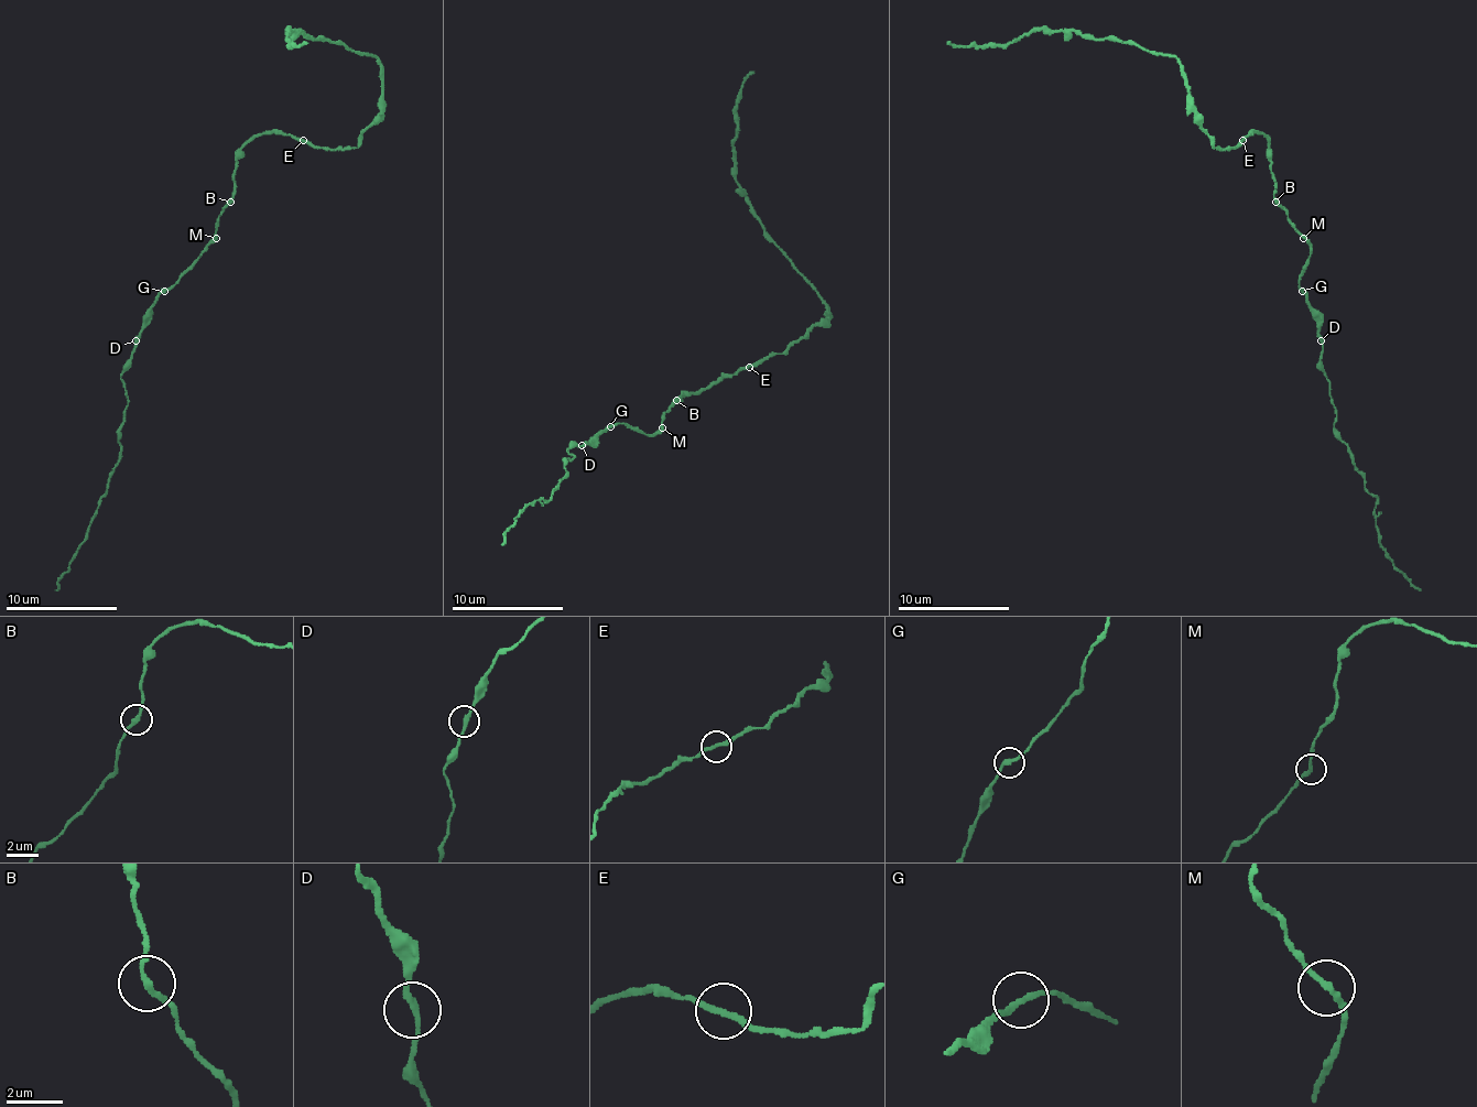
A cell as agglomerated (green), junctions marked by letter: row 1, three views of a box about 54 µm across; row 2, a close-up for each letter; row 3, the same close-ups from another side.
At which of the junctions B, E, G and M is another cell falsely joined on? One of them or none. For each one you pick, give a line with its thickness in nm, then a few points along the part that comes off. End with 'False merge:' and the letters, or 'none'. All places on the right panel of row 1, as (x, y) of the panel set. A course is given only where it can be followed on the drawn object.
False merge: none

